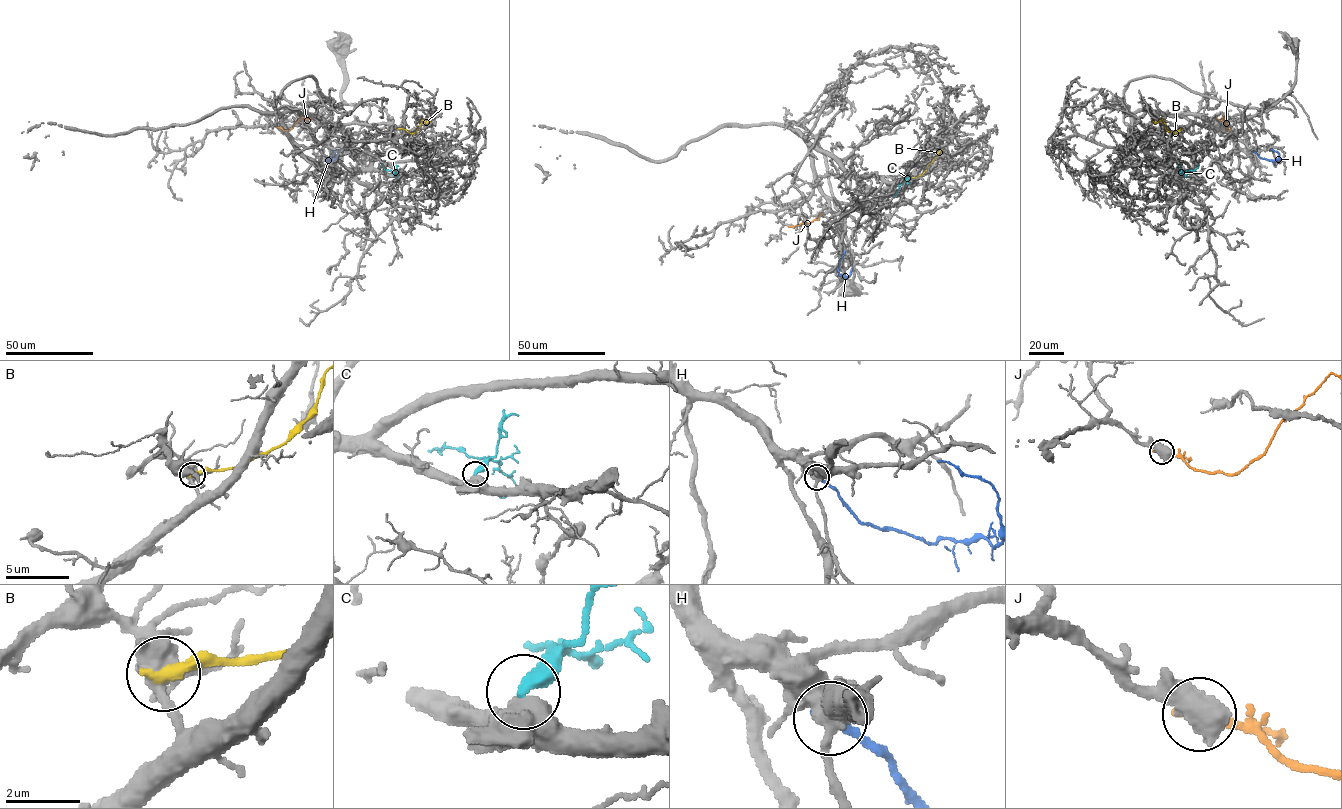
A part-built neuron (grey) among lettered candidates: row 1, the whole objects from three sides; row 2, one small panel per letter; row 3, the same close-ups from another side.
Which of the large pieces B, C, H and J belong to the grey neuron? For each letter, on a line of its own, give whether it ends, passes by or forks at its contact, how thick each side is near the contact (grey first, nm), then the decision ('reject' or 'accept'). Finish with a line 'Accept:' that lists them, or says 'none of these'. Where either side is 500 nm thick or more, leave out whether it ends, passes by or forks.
B: it ends there; 440 nm thick on the grey side, 400 nm on the other; reject
C: 900 nm thick on the grey side, 420 nm on the other; reject
H: it ends there; 480 nm thick on the grey side, 240 nm on the other; reject
J: 750 nm thick on the grey side, 280 nm on the other; reject
Accept: none of these

